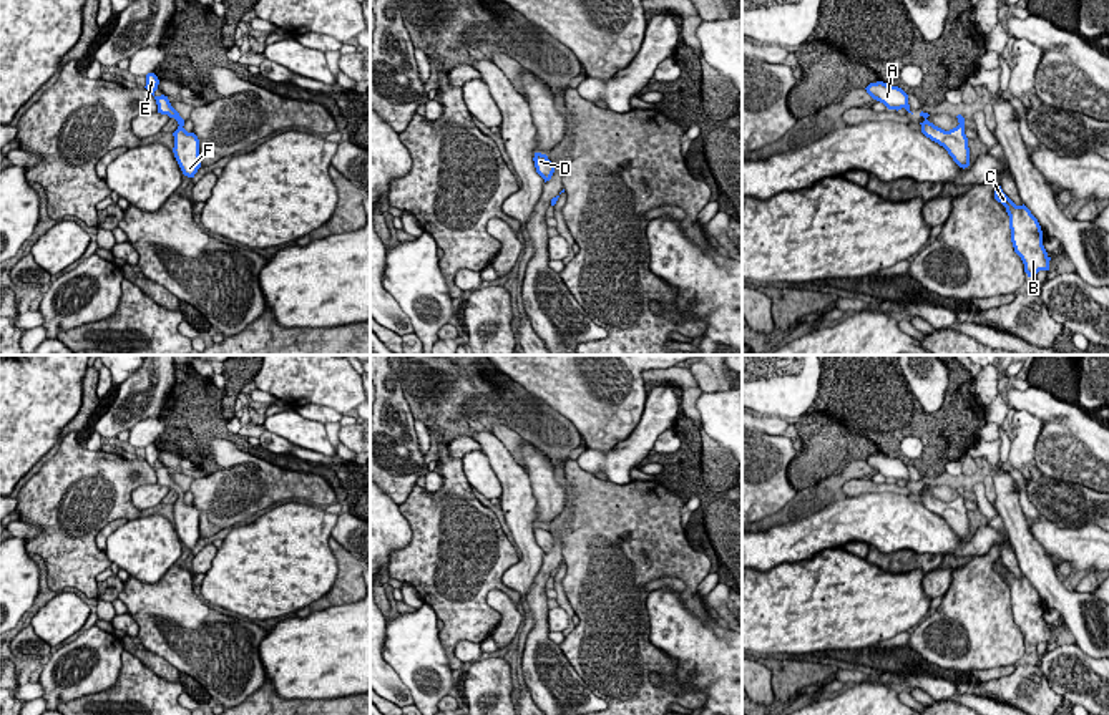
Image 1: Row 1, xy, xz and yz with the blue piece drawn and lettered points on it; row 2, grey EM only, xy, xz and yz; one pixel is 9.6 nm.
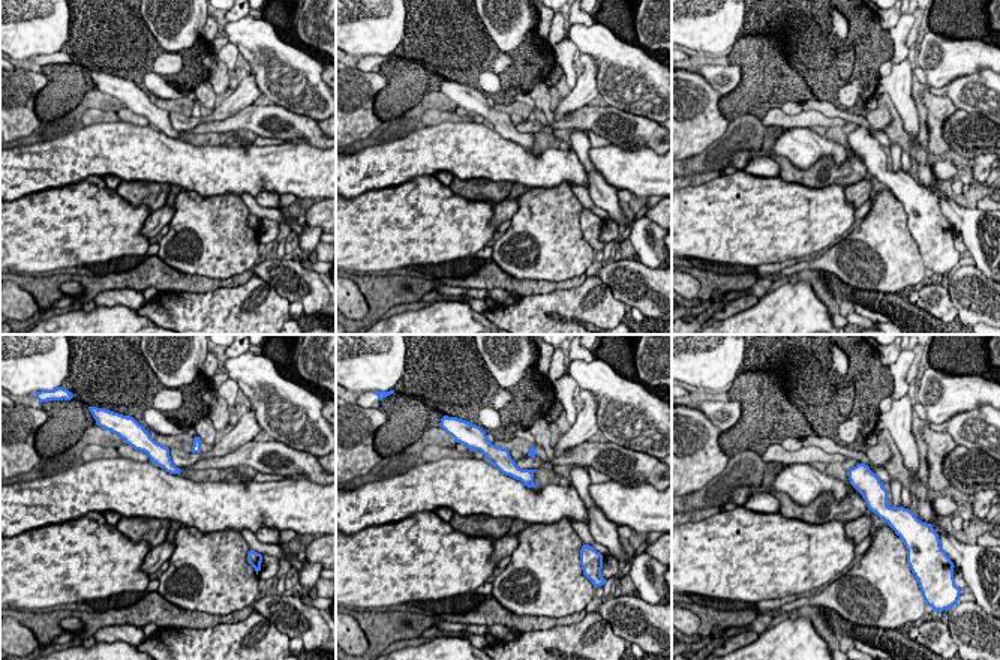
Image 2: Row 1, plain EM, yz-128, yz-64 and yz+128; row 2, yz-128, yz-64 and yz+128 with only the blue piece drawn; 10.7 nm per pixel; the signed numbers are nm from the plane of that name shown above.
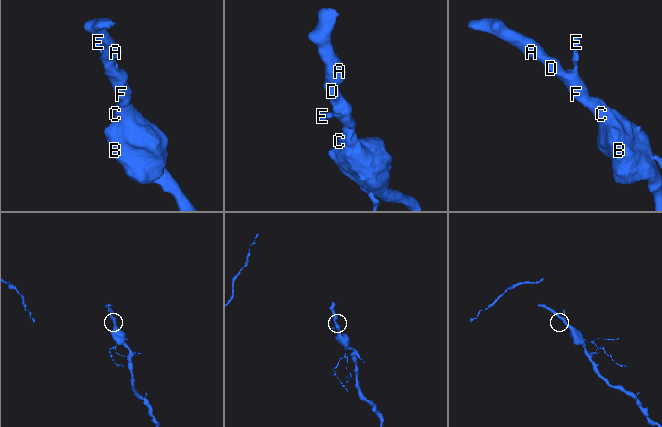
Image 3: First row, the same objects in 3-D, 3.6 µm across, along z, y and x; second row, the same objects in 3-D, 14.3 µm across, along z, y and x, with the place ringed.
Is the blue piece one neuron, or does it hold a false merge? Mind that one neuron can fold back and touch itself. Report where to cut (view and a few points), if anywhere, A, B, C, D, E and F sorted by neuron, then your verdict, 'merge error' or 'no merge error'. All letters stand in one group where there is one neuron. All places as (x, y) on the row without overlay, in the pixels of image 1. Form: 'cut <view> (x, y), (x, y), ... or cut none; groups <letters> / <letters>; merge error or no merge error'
cut none; groups A B C D E F; no merge error

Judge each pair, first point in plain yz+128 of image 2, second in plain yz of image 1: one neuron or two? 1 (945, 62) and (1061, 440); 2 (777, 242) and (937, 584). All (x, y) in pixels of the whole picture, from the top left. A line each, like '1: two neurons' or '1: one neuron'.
1: two neurons
2: two neurons

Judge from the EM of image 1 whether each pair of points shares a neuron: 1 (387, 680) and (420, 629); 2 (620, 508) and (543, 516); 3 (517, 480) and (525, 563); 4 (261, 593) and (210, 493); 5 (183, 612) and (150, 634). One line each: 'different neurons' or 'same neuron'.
1: different neurons
2: different neurons
3: same neuron
4: different neurons
5: same neuron

